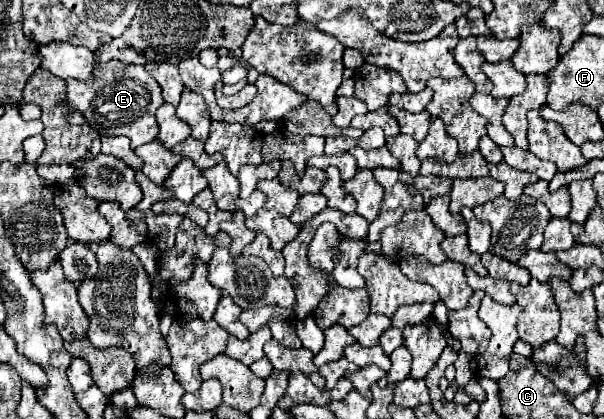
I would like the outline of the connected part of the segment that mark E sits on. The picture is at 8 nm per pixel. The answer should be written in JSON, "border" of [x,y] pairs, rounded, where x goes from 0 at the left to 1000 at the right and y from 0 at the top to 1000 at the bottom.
{"border":[[[199,146],[162,150],[146,193],[109,193],[113,246],[139,270],[142,289],[166,322],[205,322],[215,332],[219,356],[248,341],[262,327],[258,260],[272,246],[265,203],[235,155],[205,155]]]}

